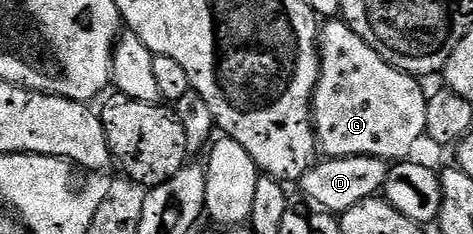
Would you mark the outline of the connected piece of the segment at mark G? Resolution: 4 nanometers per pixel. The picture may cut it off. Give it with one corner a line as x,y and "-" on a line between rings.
324,22
319,32
319,80
315,82
315,94
311,96
311,118
318,150
333,159
364,155
388,161
406,160
415,142
427,134
425,113
429,95
423,92
419,83
422,82
416,76
398,71
369,49
347,23

